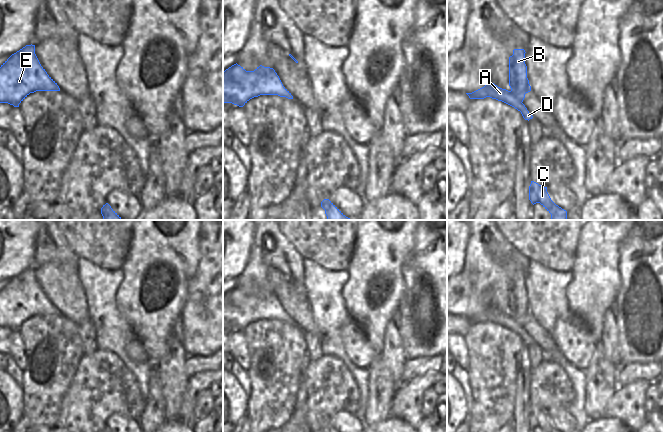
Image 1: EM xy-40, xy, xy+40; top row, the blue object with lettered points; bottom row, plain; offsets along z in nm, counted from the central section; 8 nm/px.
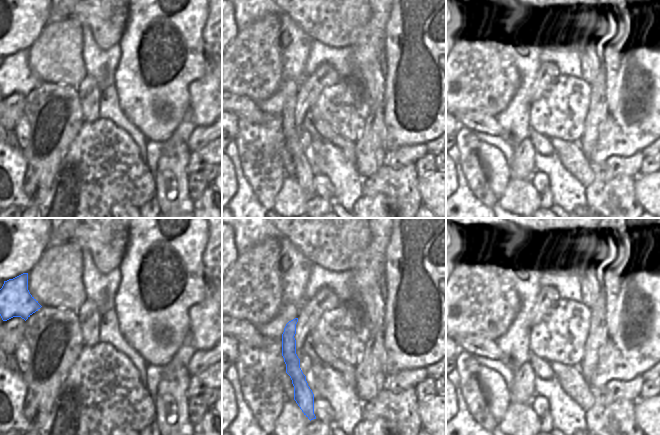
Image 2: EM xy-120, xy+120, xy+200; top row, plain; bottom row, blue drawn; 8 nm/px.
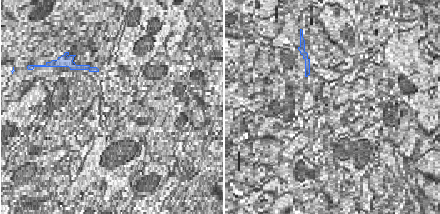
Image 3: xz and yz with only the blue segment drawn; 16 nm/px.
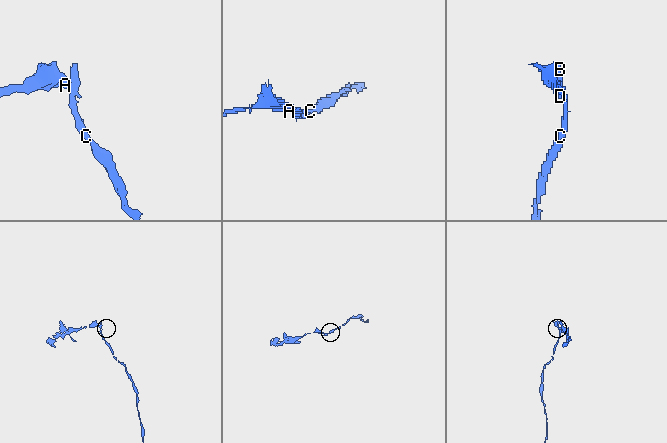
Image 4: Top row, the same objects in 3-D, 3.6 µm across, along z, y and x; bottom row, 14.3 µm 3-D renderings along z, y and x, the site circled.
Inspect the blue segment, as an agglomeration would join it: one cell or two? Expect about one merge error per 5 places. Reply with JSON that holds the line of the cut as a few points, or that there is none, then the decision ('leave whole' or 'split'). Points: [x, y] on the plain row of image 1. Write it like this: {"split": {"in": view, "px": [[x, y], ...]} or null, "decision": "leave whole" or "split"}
{"split": {"in": "xy+40", "px": [[510, 315], [521, 326]]}, "decision": "split"}

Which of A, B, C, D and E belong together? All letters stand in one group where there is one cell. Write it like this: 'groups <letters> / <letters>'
groups A D E / B C

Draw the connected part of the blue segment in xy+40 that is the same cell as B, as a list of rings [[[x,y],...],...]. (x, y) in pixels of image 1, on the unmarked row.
[[[514,273],[513,279],[509,281],[509,310],[513,319],[521,326],[525,318],[531,315],[527,302],[525,277],[524,273]]]

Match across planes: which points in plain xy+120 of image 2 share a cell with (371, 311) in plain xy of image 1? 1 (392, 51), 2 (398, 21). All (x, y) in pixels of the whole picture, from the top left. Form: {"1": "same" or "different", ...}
{"1": "different", "2": "different"}

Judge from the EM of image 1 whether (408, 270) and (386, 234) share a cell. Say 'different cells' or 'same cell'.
different cells

